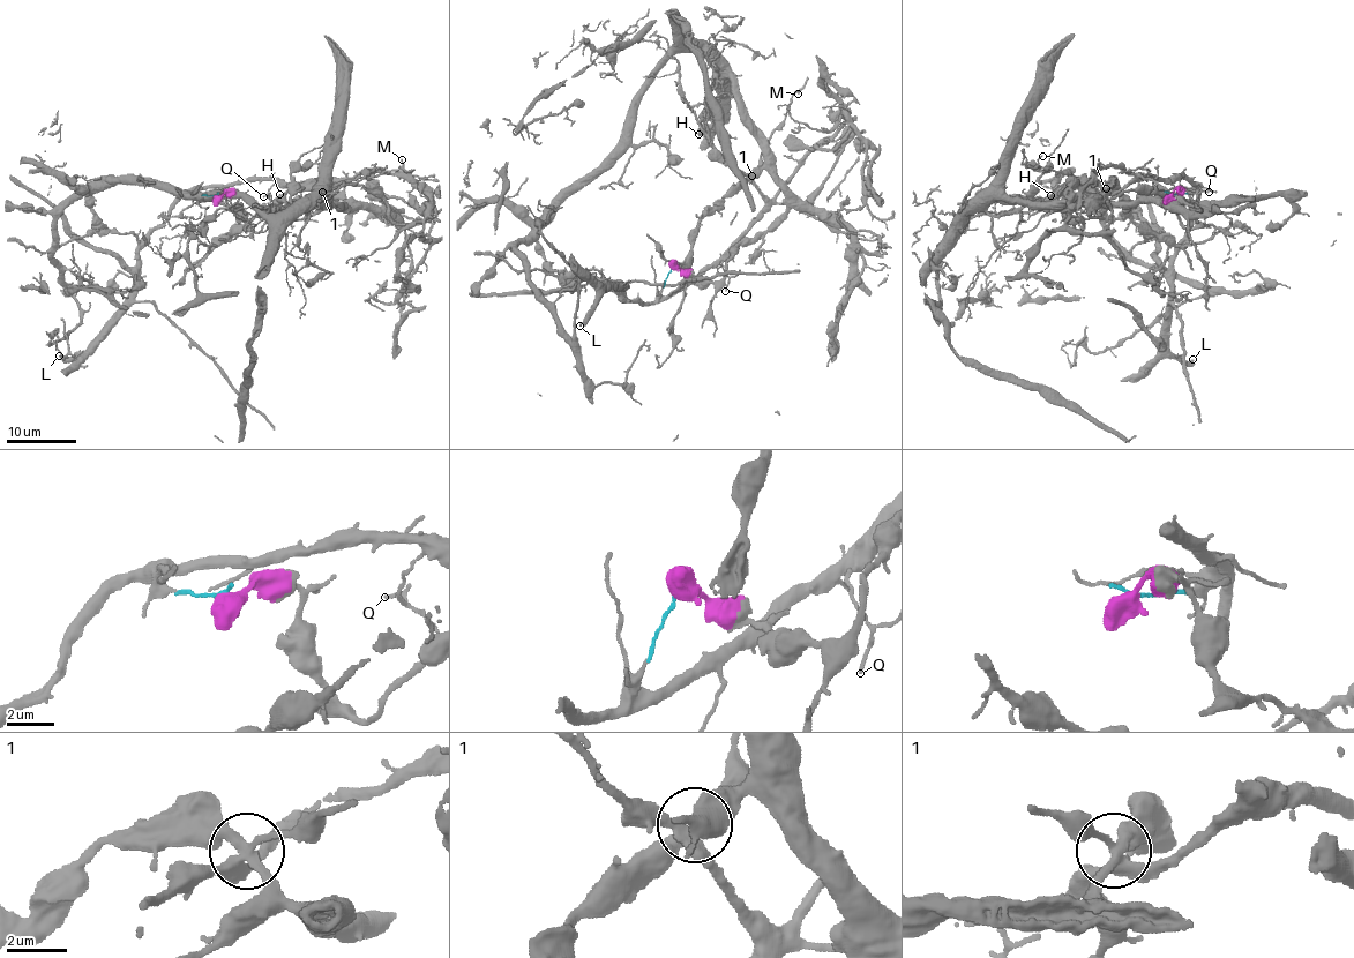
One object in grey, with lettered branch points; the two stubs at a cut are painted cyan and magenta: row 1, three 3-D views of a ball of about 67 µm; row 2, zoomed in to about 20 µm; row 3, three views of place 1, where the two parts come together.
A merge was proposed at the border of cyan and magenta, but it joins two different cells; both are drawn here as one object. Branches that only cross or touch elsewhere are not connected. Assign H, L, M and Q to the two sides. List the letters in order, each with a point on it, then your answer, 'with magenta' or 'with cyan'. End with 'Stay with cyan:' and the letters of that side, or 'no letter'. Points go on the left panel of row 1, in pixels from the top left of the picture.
H: at (279, 194); with magenta
L: at (59, 356); with cyan
M: at (402, 159); with cyan
Q: at (263, 196); with cyan
Stay with cyan: L, M, Q

